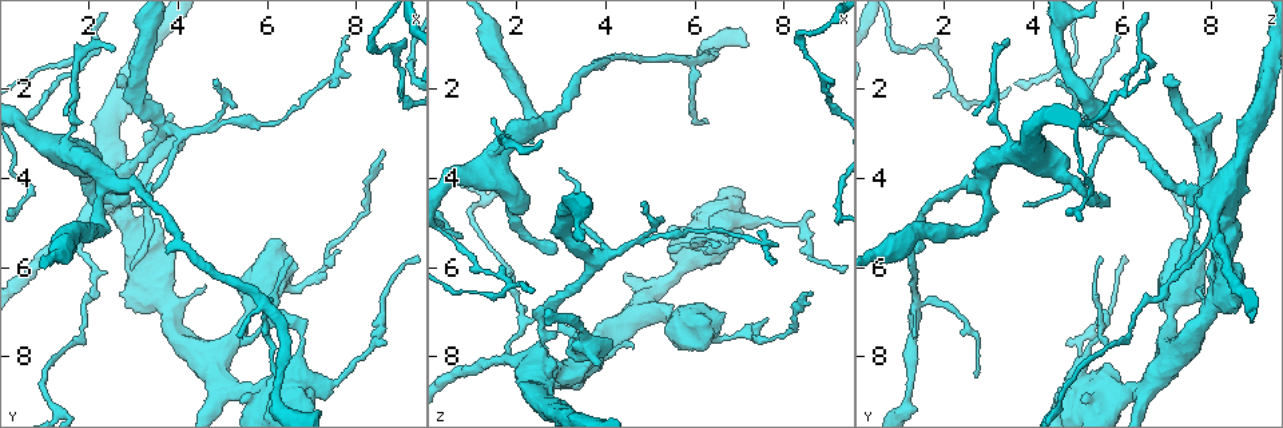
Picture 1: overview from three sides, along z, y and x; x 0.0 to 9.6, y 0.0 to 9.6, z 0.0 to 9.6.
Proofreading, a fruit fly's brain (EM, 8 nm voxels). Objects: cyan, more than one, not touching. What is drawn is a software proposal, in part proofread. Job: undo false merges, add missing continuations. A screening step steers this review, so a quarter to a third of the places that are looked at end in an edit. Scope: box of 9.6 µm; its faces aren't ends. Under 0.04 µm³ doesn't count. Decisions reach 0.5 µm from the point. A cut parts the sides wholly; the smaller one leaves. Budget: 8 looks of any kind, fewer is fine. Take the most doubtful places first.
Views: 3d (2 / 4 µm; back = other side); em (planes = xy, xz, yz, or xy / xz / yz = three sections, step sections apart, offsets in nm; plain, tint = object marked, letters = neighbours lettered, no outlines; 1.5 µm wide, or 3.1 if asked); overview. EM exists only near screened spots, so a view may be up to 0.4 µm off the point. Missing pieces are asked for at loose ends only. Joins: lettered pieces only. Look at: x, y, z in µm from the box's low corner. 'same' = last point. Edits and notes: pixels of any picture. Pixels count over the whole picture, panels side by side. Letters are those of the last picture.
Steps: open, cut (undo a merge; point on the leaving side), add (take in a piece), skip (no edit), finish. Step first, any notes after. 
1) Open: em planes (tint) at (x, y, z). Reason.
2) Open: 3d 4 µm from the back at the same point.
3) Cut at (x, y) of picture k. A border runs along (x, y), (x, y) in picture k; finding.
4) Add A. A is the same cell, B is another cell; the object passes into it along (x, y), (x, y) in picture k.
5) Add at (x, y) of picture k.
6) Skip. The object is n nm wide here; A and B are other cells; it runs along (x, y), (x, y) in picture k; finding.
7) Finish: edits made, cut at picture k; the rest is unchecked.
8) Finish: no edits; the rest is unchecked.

Open: em xz step 8 (tint) at (2.65, 1.75, 6.95). An open end.

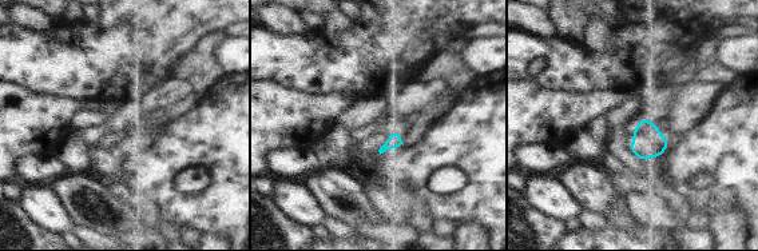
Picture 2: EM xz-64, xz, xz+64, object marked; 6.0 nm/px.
Open: em planes (letters) at the same point.

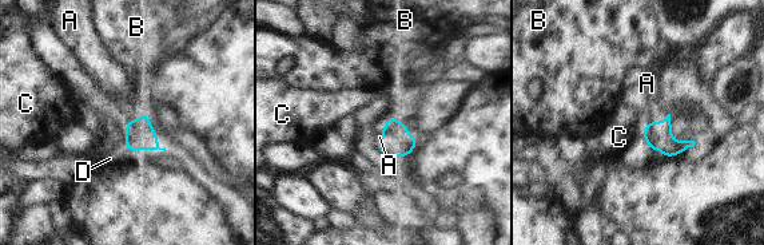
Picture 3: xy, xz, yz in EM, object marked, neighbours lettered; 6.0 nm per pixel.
Add A. A is the same cell, B, C and D are other cells; the cell continues.

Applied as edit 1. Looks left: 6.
Open: em xz step 8 (letters) at (5.35, 7.55, 1.35). Thin end.

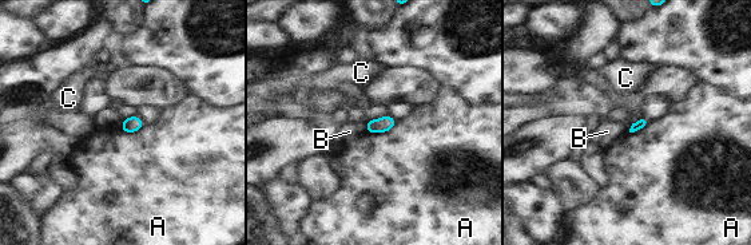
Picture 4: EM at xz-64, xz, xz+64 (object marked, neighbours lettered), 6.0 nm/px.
Skip. A, B and C are other cells; no lettered piece goes on from it.

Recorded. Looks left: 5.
Open: 3d 4 µm at (2.10, 6.40, 6.95).

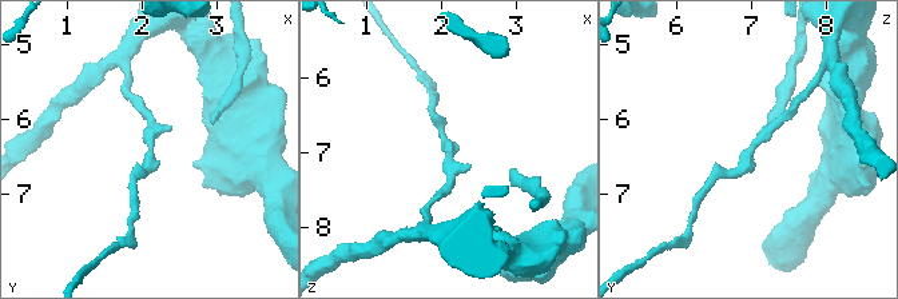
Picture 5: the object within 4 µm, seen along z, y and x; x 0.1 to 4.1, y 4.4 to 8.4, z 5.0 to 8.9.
Open: em planes (letters) at (2.10, 6.45, 7.00).

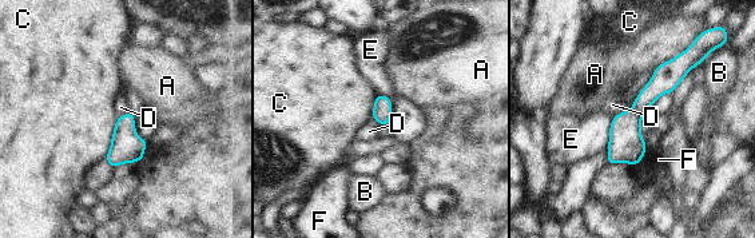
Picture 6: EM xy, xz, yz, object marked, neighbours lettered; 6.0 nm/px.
Skip. The object is 110 nm wide here; A, B, C, D, E and F are other cells; all the same cell.

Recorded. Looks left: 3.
Finish: edits made, add at picture 3; the rest is unchecked.

